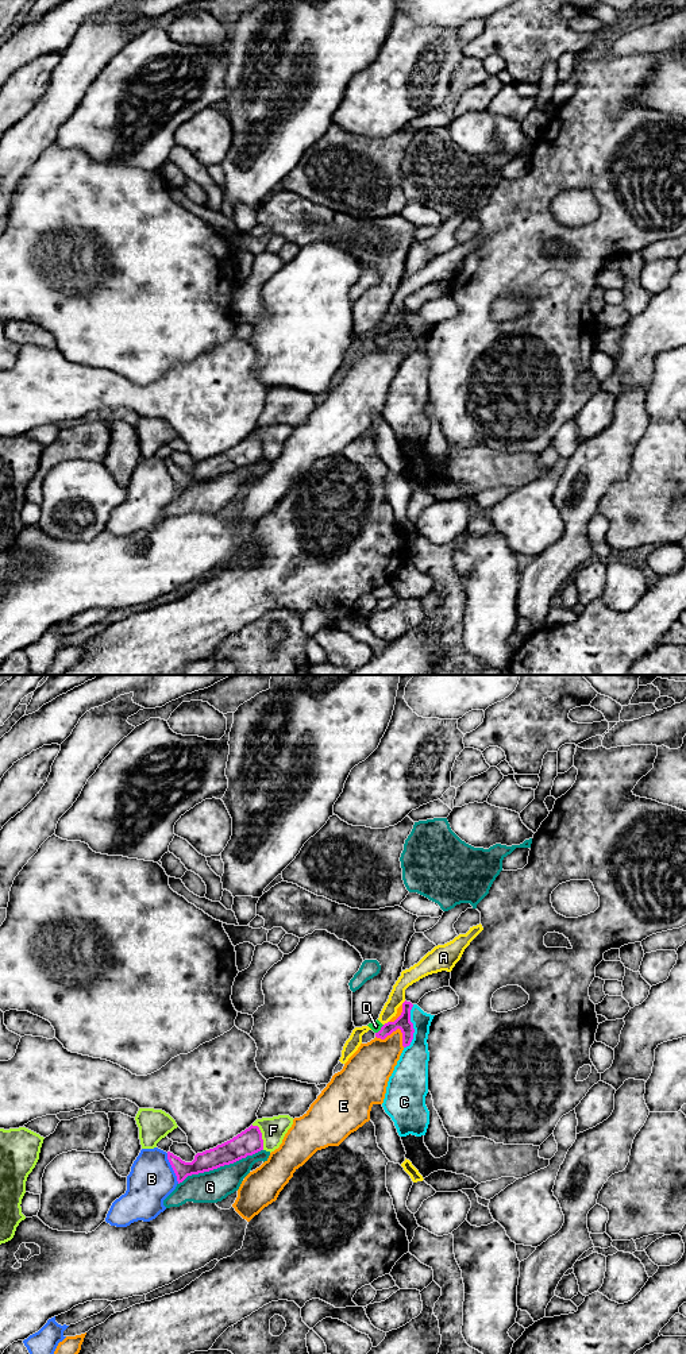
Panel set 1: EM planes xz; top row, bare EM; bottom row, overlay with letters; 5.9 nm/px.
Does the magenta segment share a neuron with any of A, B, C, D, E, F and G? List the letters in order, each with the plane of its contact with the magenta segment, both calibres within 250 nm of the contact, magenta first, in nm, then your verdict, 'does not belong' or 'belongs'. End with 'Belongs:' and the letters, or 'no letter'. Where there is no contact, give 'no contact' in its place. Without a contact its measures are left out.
A: xz | 90/100 nm | does not belong
B: xz | 120/280 nm | does not belong
C: xz | 90/190 nm | does not belong
D: xz | 90/70 nm | belongs
E: xz | 90/240 nm | does not belong
F: xz | 150/150 nm | does not belong
G: xz | 150/190 nm | does not belong
Belongs: D

